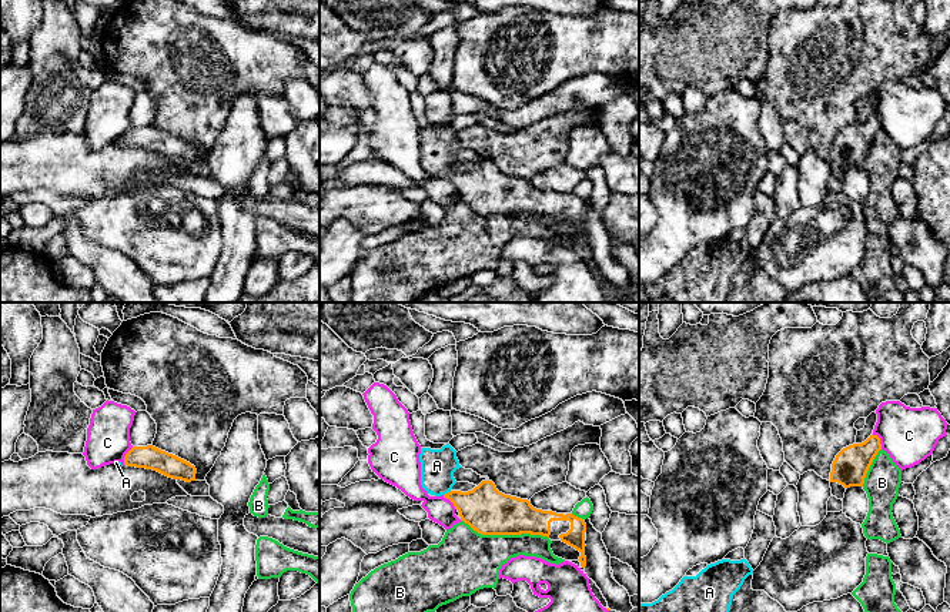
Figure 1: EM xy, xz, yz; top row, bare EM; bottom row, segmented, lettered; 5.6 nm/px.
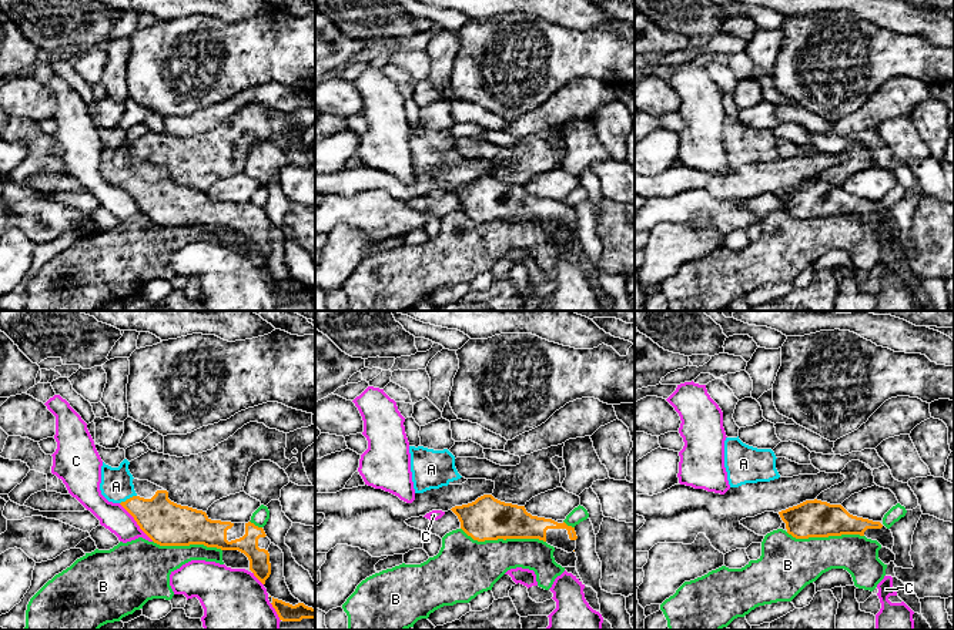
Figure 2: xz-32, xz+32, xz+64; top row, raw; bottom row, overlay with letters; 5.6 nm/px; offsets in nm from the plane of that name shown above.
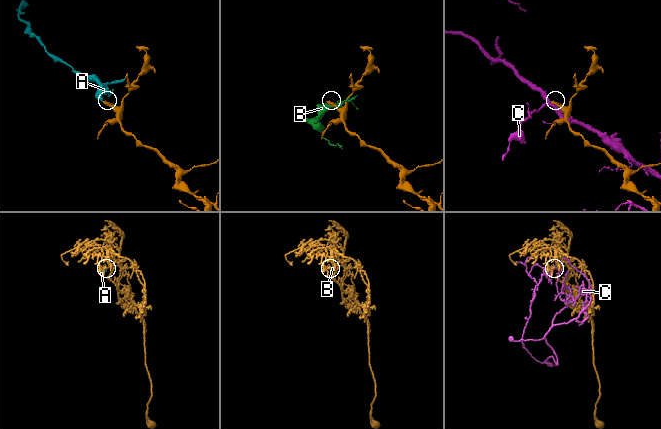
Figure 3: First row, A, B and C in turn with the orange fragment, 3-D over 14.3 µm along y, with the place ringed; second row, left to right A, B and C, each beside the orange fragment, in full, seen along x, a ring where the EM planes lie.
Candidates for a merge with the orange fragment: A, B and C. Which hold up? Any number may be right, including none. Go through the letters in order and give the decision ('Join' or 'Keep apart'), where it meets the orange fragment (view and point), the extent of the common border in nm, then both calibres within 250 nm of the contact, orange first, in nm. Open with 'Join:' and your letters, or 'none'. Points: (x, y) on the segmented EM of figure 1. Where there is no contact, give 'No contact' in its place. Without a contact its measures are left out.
Join: A
A: Join. Touches orange at xz (448, 492). Shared border 50 nm. Thickness 260 nm (orange) against 190 nm
B: Keep apart. Touches orange at xz (505, 534). Shared border 500 nm. Thickness 260 nm (orange) against 320 nm
C: Keep apart. Touches orange at xy (126, 455). Shared border 120 nm. Thickness 130 nm (orange) against 240 nm

